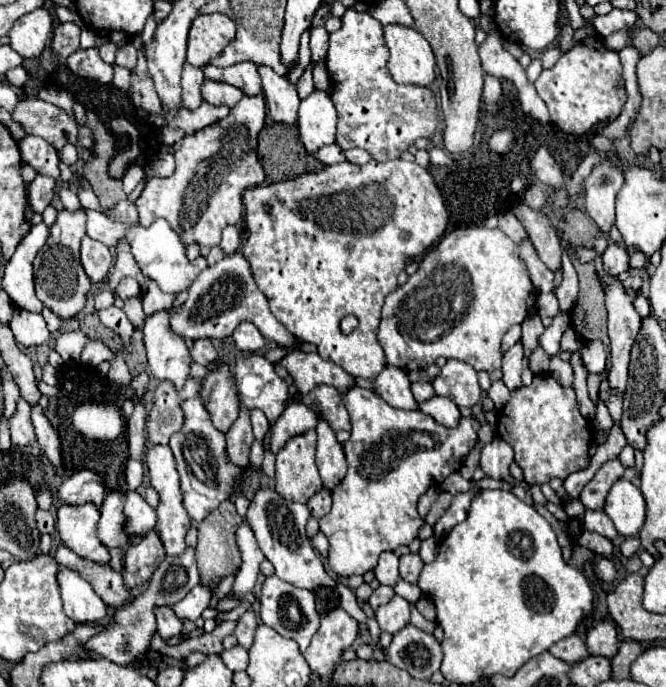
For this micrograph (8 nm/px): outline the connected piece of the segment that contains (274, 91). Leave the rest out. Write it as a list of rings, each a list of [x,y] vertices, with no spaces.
[[[259,65],[257,71],[263,83],[263,95],[271,119],[277,123],[295,123],[299,101],[301,101],[297,95],[297,87],[289,83],[287,77],[277,75],[267,65]]]

